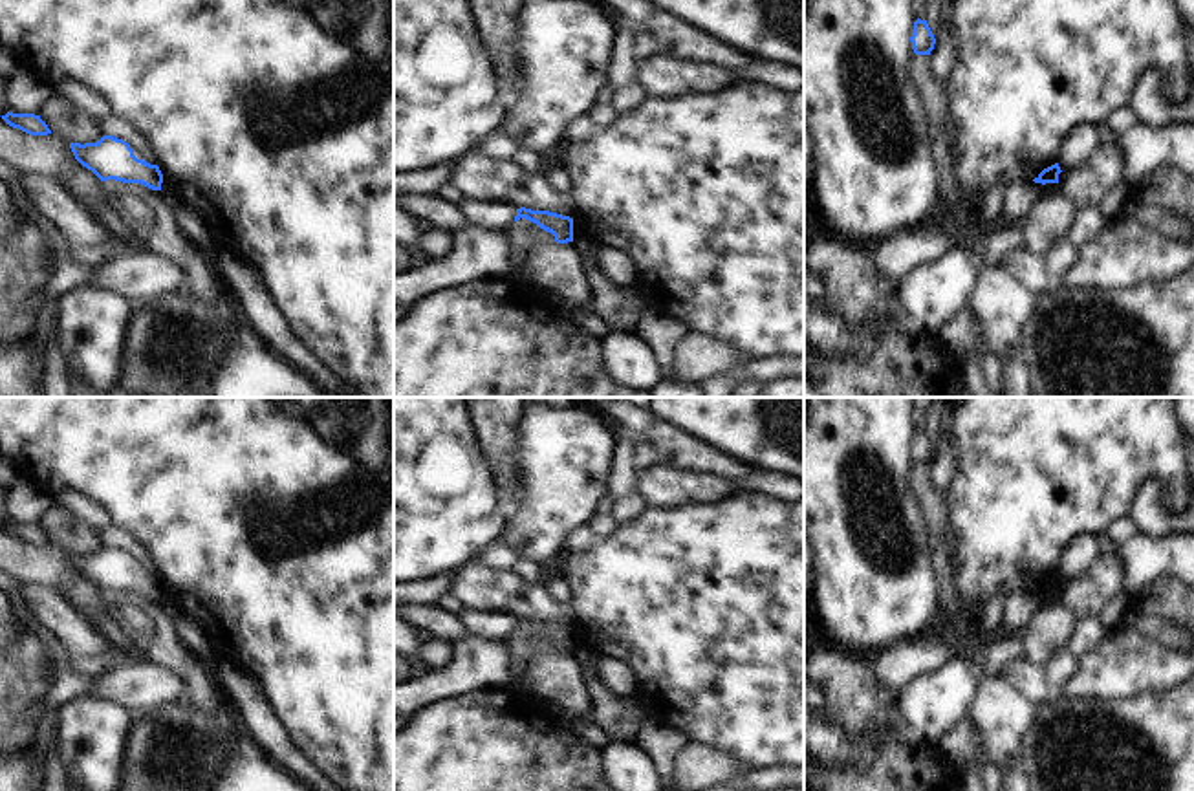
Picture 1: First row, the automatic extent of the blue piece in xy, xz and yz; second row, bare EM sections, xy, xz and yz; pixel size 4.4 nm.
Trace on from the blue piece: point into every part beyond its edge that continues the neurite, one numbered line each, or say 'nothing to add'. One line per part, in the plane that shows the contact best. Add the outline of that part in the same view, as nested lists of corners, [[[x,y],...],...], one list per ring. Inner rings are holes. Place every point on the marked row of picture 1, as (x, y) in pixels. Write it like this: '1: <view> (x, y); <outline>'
nothing to add

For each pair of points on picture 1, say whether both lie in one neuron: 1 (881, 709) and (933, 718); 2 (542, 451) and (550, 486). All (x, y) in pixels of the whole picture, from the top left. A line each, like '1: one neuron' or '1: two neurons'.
1: two neurons
2: one neuron

